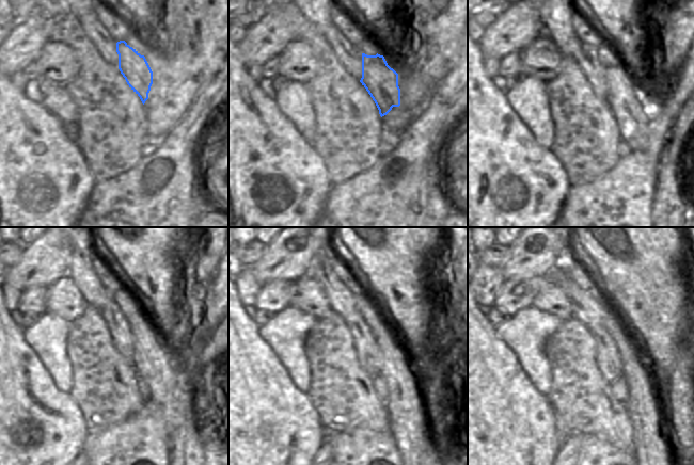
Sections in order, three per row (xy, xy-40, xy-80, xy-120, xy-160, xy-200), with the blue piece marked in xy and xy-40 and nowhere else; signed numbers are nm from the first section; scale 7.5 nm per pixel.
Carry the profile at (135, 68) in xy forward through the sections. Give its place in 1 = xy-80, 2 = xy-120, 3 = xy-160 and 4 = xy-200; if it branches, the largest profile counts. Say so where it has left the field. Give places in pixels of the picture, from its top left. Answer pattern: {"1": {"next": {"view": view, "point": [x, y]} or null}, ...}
{"1": {"next": {"view": "xy-80", "point": [622, 98]}}, "2": {"next": {"view": "xy-120", "point": [169, 393]}}, "3": {"next": {"view": "xy-160", "point": [408, 403]}}, "4": {"next": {"view": "xy-200", "point": [644, 407]}}}

